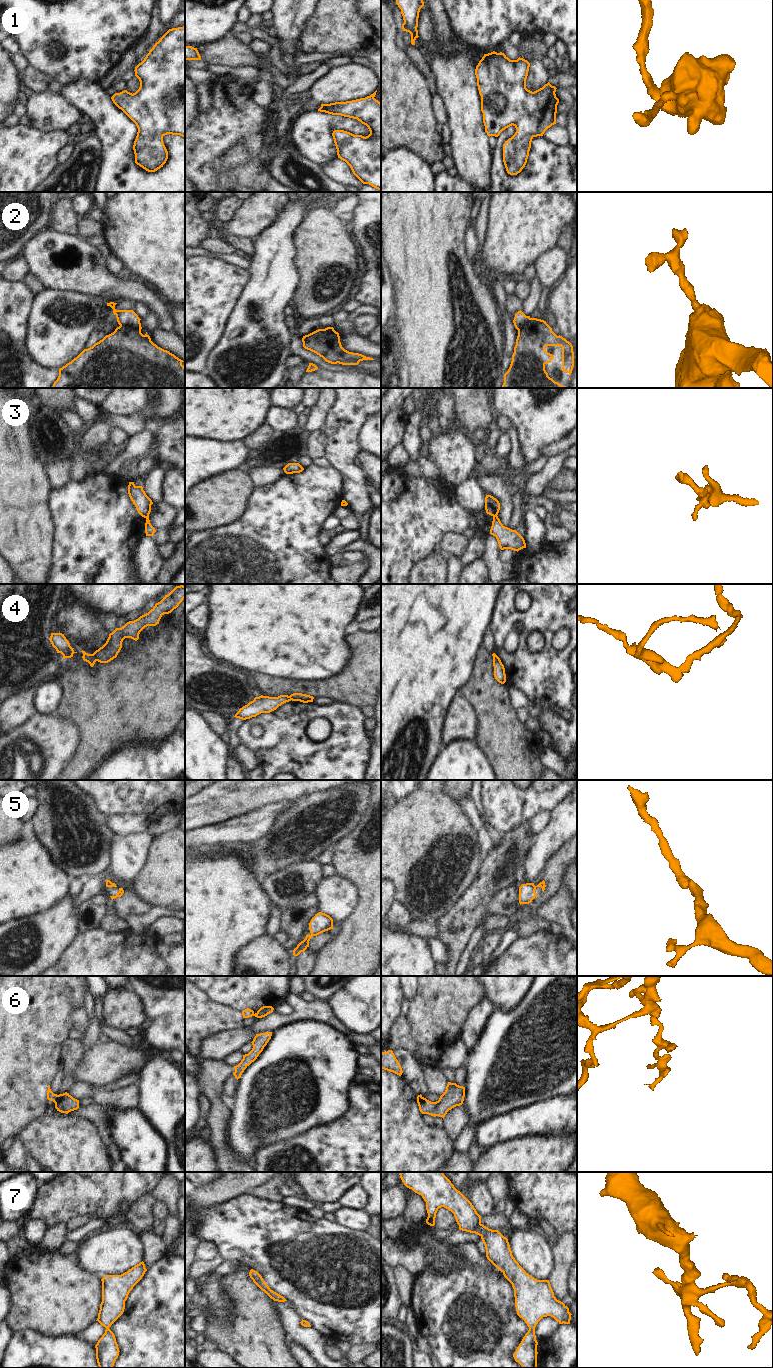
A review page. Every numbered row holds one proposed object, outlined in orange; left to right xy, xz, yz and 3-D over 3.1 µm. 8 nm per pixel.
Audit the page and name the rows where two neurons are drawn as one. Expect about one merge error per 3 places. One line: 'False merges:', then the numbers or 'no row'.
False merges: 2, 3, 4, 6

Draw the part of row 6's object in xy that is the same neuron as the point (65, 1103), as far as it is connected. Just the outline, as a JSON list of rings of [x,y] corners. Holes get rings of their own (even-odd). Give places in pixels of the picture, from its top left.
[[[67,1092],[59,1094],[54,1103],[57,1111],[61,1113],[68,1114],[69,1112],[77,1110],[79,1108],[79,1100],[73,1098]]]

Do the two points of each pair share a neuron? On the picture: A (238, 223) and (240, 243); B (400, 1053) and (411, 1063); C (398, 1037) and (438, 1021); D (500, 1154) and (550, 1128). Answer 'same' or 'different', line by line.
A: different
B: same
C: different
D: different

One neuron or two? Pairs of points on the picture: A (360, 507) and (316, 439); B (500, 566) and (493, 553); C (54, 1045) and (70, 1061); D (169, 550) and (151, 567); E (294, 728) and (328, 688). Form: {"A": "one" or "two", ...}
{"A": "two", "B": "one", "C": "two", "D": "two", "E": "two"}

